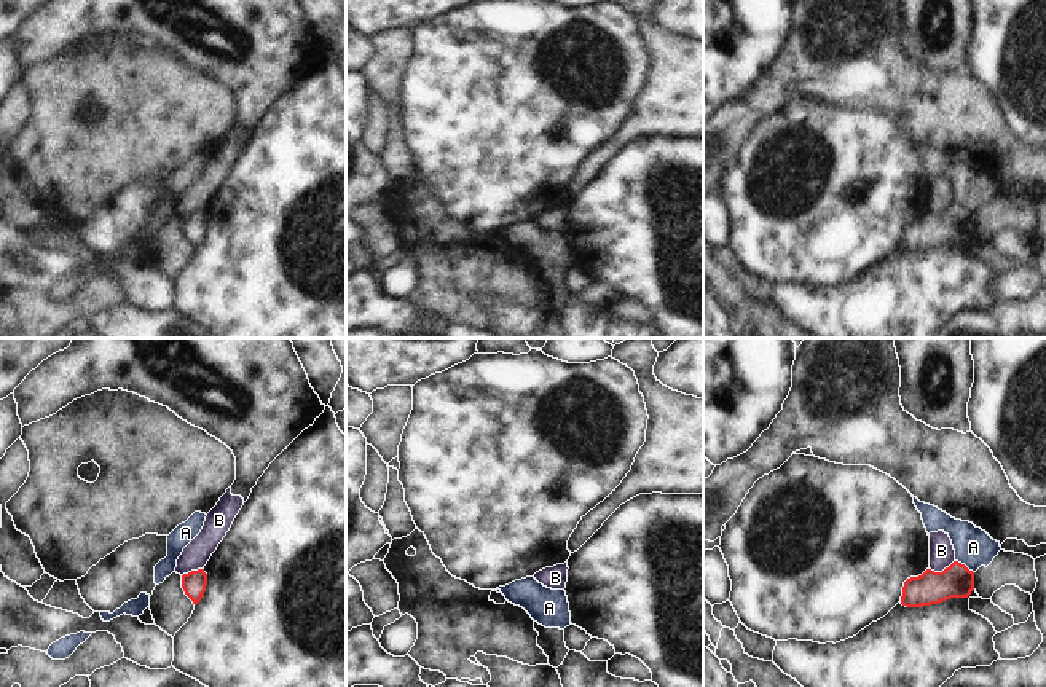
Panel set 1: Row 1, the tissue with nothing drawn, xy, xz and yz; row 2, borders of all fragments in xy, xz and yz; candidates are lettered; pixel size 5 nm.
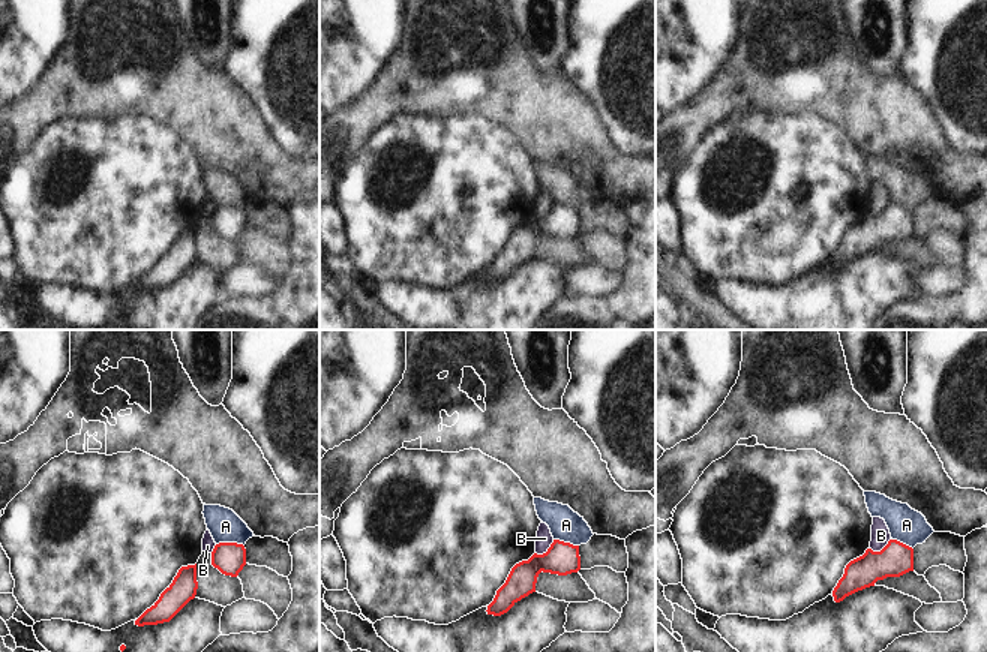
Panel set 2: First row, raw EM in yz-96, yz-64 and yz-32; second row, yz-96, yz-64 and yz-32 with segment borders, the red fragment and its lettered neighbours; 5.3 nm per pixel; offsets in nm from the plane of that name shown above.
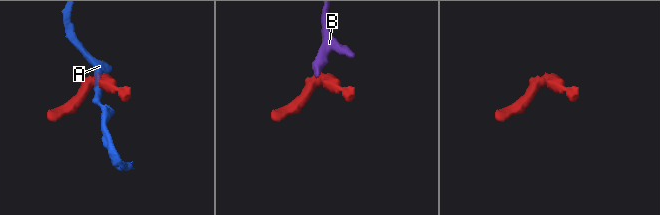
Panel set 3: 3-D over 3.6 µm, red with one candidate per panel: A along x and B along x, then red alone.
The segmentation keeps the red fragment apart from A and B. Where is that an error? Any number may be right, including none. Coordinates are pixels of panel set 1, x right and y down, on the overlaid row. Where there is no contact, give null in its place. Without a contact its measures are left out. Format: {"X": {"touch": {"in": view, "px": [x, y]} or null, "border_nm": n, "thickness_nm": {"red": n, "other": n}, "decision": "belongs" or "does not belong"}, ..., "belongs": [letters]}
{"A": {"touch": {"in": "yz", "px": [963, 565]}, "border_nm": 120, "thickness_nm": {"red": 170, "other": 190}, "decision": "does not belong"}, "B": {"touch": {"in": "yz", "px": [943, 571]}, "border_nm": 140, "thickness_nm": {"red": 170, "other": 130}, "decision": "does not belong"}, "belongs": []}

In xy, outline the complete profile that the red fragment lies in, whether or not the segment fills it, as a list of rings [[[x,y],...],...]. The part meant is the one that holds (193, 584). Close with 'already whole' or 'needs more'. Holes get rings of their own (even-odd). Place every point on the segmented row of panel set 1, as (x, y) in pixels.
[[[204,569],[191,571],[182,575],[182,588],[195,606],[201,601],[206,591],[206,585],[207,574],[204,572]]] | already whole

